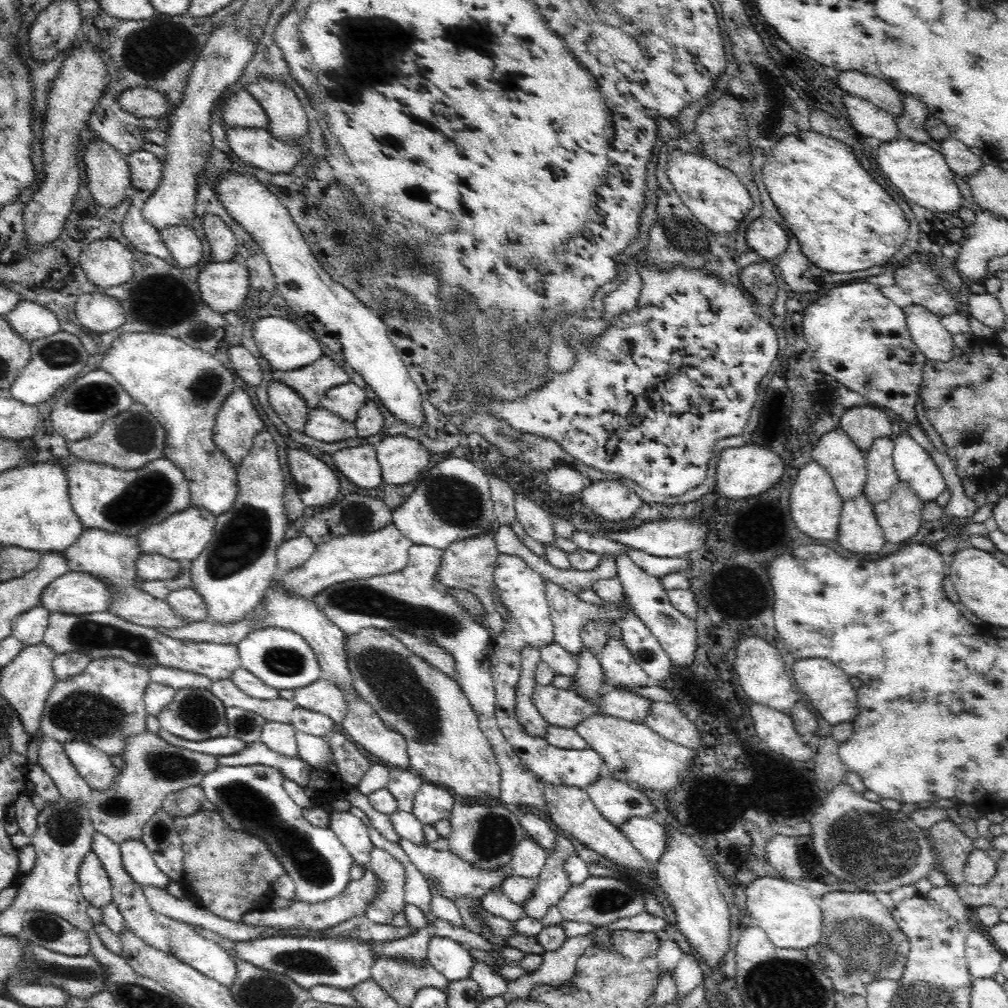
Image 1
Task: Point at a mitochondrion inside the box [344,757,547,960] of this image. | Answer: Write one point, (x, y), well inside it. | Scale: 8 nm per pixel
(494, 839)

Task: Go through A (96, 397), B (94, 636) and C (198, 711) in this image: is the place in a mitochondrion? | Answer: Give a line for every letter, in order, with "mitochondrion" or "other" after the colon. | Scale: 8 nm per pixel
A: mitochondrion
B: mitochondrion
C: mitochondrion

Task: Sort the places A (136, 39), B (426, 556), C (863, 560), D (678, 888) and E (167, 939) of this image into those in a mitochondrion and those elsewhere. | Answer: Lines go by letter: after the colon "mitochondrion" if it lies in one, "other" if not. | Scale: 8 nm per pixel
A: mitochondrion
B: other
C: other
D: other
E: other

